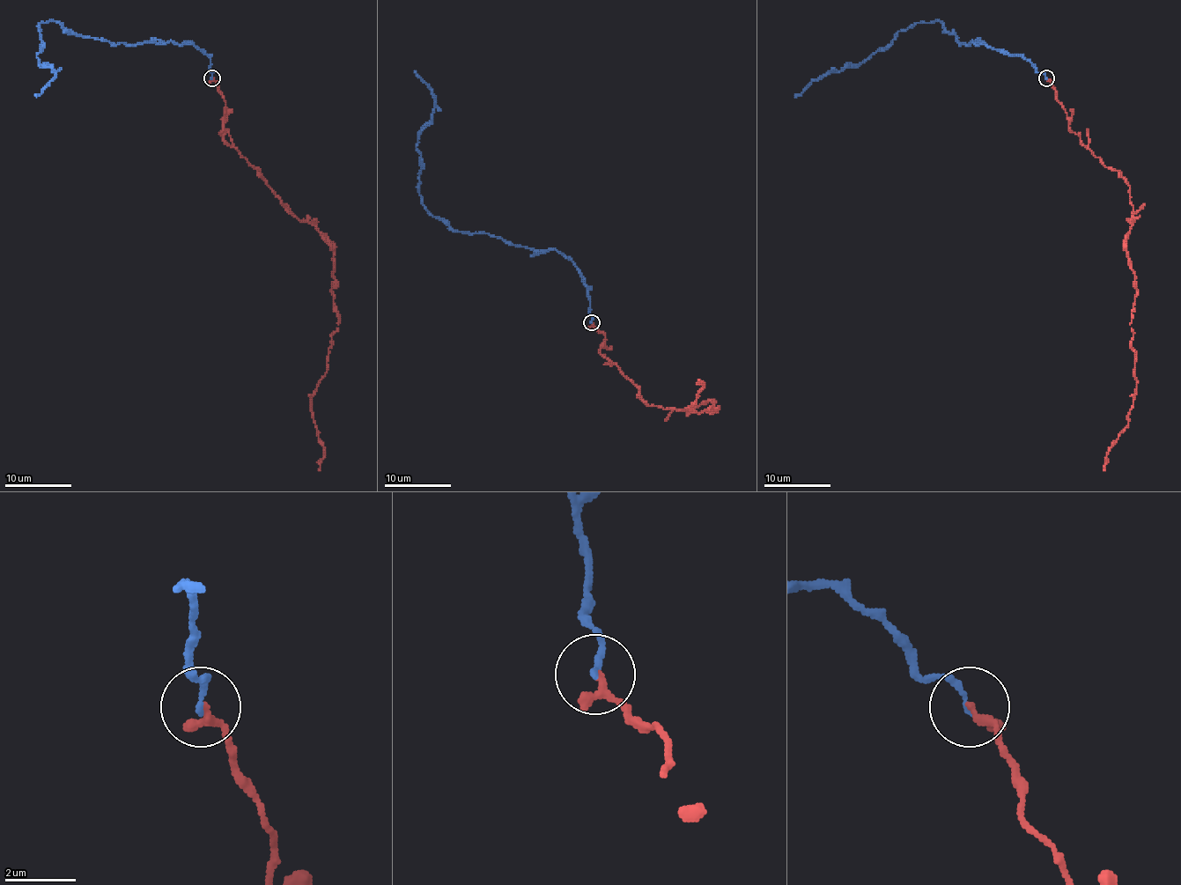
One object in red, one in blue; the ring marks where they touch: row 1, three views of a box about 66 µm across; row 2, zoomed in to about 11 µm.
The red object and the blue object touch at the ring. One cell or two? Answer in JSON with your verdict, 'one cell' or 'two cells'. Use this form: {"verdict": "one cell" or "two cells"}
{"verdict": "one cell"}

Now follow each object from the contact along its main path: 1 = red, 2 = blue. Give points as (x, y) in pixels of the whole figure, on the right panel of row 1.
1: (1047, 77), (1068, 127), (1130, 187), (1133, 224), (1125, 241), (1136, 290), (1136, 394), (1103, 470)
2: (1047, 77), (1022, 57), (961, 44), (941, 21), (933, 21), (899, 31), (888, 46), (820, 76), (794, 96)

